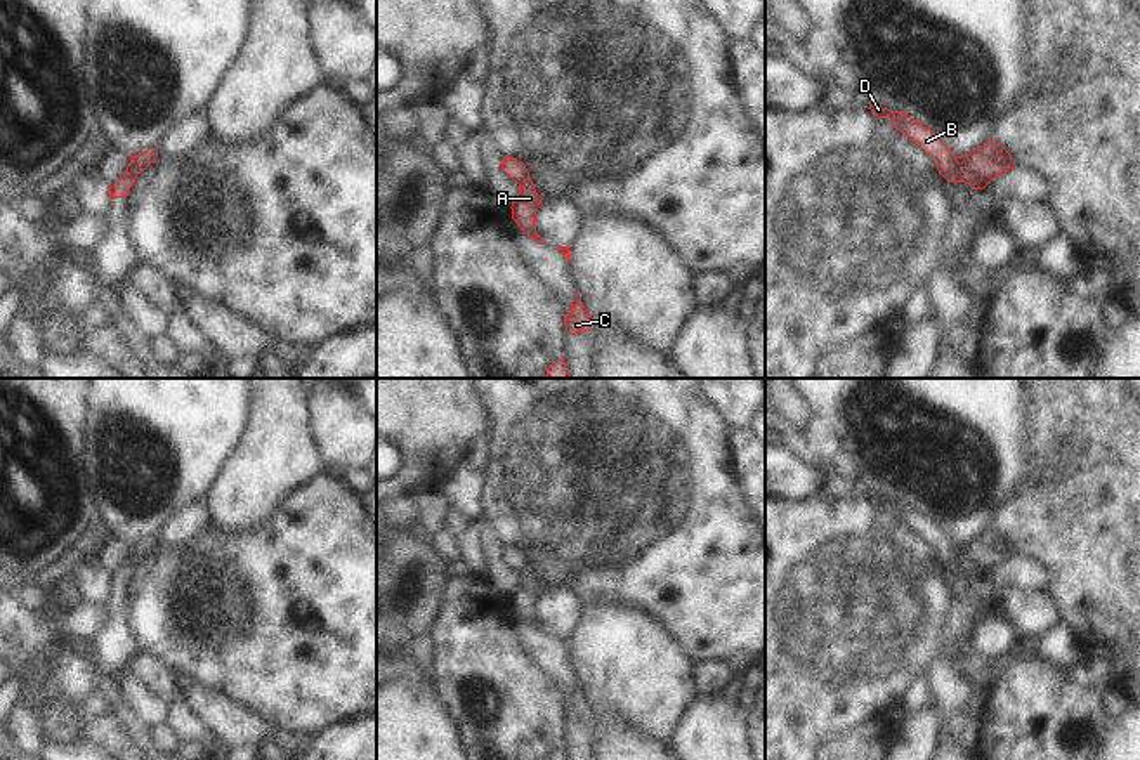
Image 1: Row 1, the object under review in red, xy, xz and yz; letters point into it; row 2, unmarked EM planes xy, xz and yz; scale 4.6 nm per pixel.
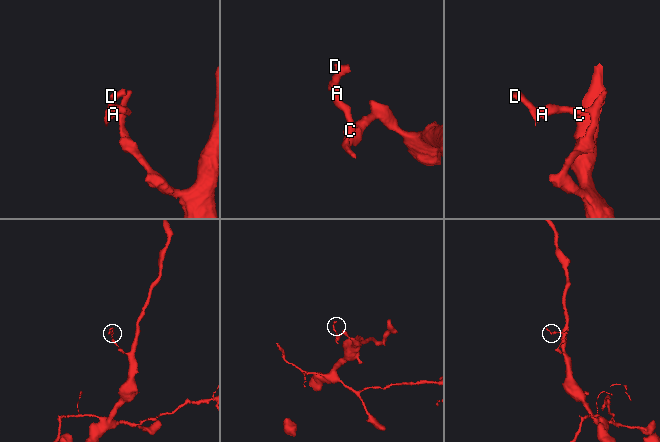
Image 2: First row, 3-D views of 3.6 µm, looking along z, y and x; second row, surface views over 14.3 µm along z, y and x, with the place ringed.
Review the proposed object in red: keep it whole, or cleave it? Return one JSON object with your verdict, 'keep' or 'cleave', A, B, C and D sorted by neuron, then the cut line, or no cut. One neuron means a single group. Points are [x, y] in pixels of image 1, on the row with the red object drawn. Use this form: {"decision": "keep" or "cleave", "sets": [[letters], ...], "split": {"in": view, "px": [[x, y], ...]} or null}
{"decision": "cleave", "sets": [["A", "C"], ["B", "D"]], "split": {"in": "yz", "px": [[955, 157], [958, 181]]}}

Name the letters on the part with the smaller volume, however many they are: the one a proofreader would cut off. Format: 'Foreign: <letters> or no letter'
Foreign: B, D

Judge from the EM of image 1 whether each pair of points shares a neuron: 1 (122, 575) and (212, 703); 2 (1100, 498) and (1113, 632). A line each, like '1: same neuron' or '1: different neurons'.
1: different neurons
2: same neuron

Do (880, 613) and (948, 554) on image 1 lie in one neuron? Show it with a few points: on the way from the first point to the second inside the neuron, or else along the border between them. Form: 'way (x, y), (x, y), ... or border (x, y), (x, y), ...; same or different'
way (897, 596), (930, 563); same

